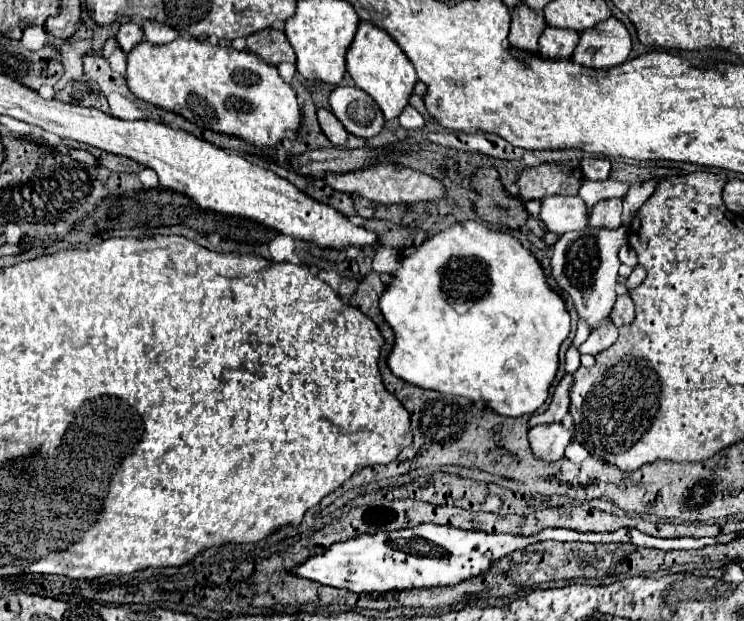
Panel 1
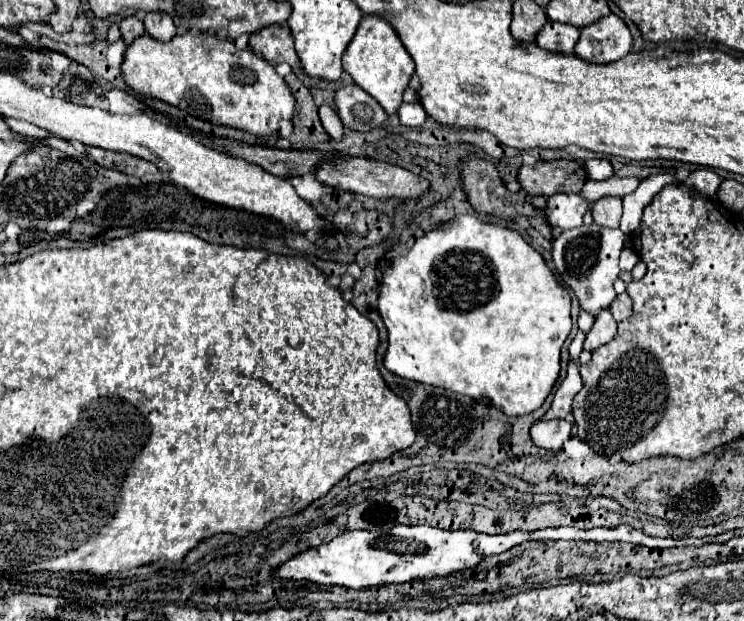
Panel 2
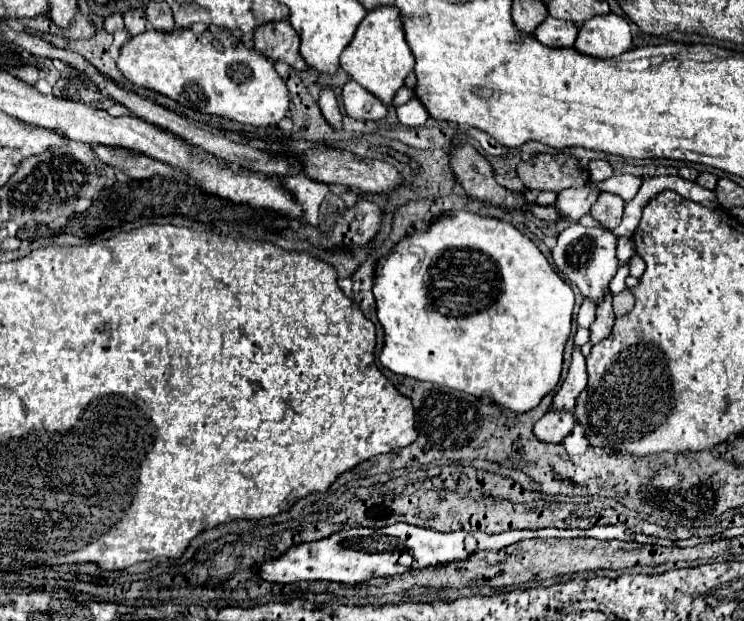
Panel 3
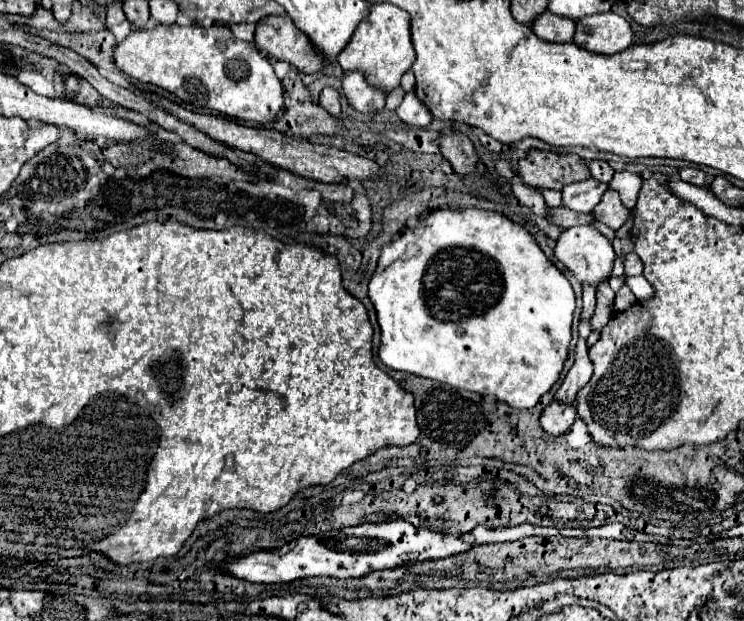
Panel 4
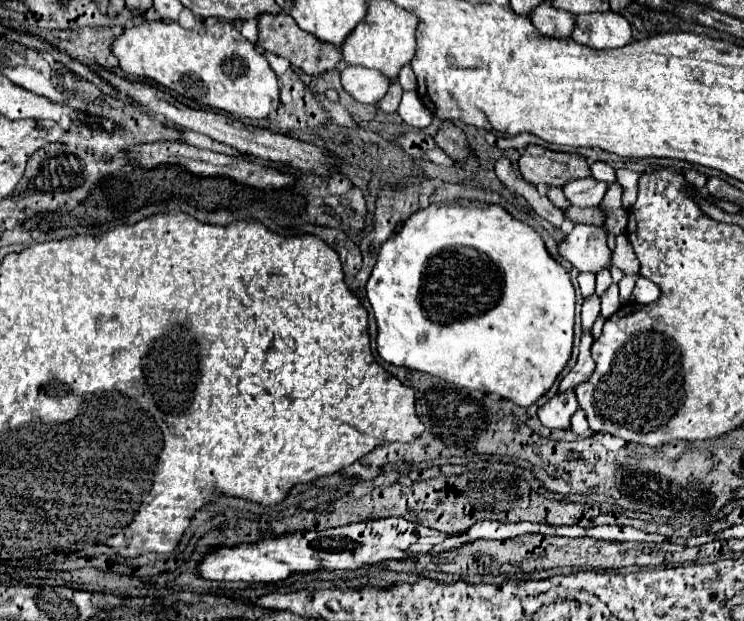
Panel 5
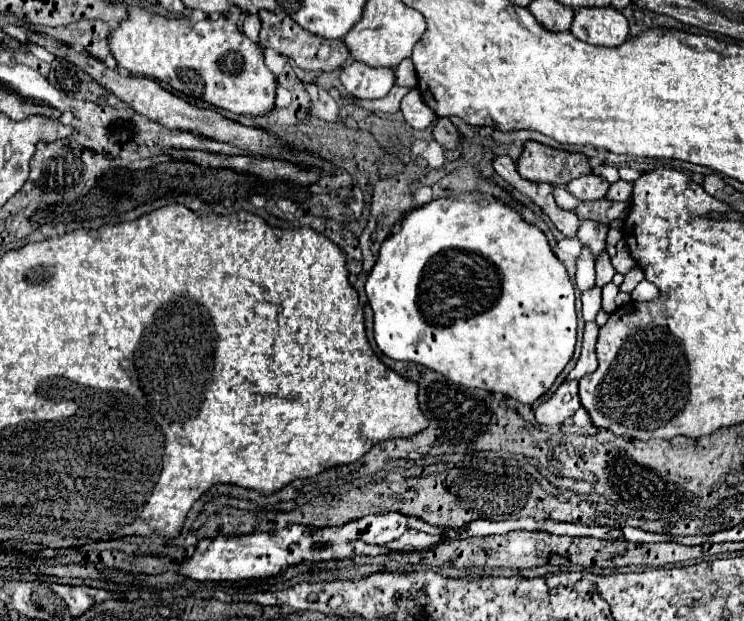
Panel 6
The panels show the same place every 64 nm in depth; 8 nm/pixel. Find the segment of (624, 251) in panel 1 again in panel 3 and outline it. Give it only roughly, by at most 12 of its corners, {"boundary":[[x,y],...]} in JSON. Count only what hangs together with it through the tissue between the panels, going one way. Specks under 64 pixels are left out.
{"boundary":[[629,261],[618,269],[609,284],[612,294],[626,288]]}

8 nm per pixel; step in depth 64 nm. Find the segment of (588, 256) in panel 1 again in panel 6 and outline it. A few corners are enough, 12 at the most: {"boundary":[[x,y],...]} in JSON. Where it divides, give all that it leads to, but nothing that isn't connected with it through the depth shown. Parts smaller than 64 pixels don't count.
{"boundary":[[582,220],[576,238],[600,254],[606,246],[608,224]]}

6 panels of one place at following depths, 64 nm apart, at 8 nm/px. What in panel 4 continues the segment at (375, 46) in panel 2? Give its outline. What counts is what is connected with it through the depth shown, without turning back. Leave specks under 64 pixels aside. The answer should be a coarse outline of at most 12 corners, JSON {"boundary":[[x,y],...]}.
{"boundary":[[370,4],[338,54],[390,92],[414,64],[410,14]]}

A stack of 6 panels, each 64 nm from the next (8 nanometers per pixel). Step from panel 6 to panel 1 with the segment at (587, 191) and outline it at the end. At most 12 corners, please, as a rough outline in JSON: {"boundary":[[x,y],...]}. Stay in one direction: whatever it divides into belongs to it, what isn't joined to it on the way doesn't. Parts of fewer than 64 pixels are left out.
{"boundary":[[548,196],[540,220],[558,236],[588,224],[580,196]]}

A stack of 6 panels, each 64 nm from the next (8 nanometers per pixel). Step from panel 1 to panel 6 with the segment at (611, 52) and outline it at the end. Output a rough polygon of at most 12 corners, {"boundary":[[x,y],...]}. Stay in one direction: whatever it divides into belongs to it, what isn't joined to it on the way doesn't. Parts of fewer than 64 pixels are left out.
{"boundary":[[612,6],[580,8],[570,32],[592,46],[618,46],[628,20]]}

